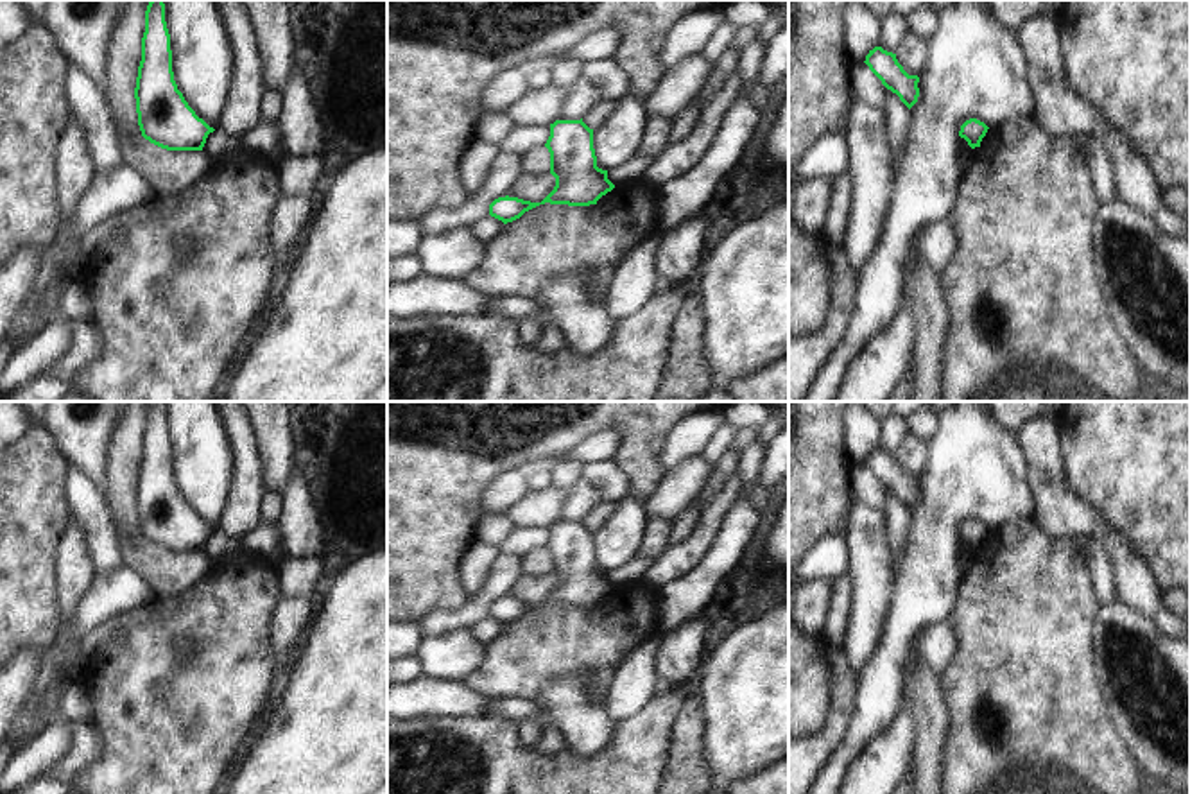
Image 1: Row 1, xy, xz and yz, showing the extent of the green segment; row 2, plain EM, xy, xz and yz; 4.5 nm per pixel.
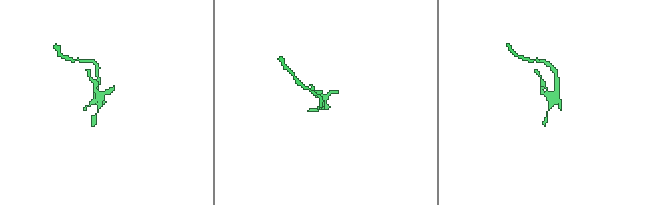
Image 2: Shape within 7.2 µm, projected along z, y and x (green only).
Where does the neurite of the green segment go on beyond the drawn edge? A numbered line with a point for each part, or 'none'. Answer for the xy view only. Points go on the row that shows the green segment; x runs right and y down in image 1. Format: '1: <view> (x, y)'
none

